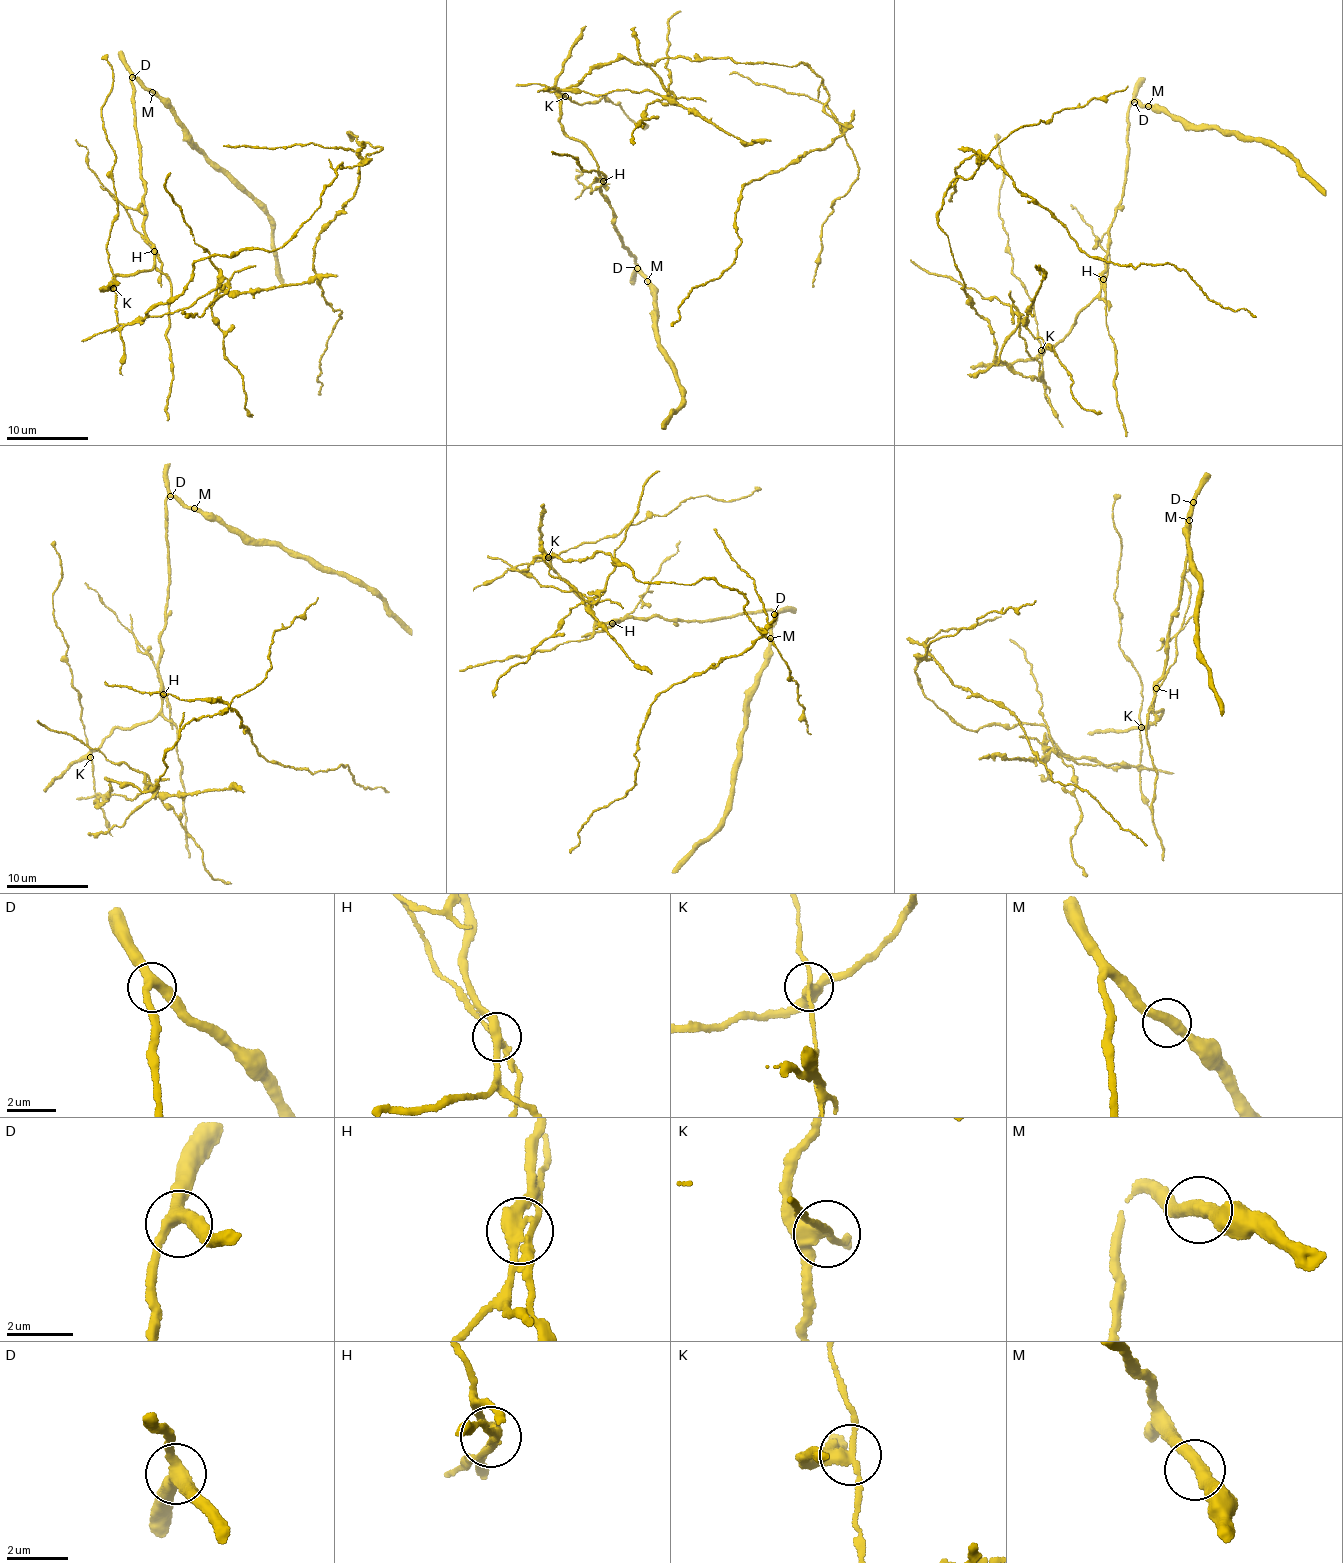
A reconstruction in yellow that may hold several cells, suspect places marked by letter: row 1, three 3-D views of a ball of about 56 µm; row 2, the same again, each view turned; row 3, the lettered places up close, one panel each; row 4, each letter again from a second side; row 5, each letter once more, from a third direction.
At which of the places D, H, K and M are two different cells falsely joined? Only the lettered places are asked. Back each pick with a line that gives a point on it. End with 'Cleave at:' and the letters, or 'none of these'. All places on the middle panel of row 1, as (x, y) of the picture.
H: (603, 181)
K: (565, 96)
Cleave at: H, K

